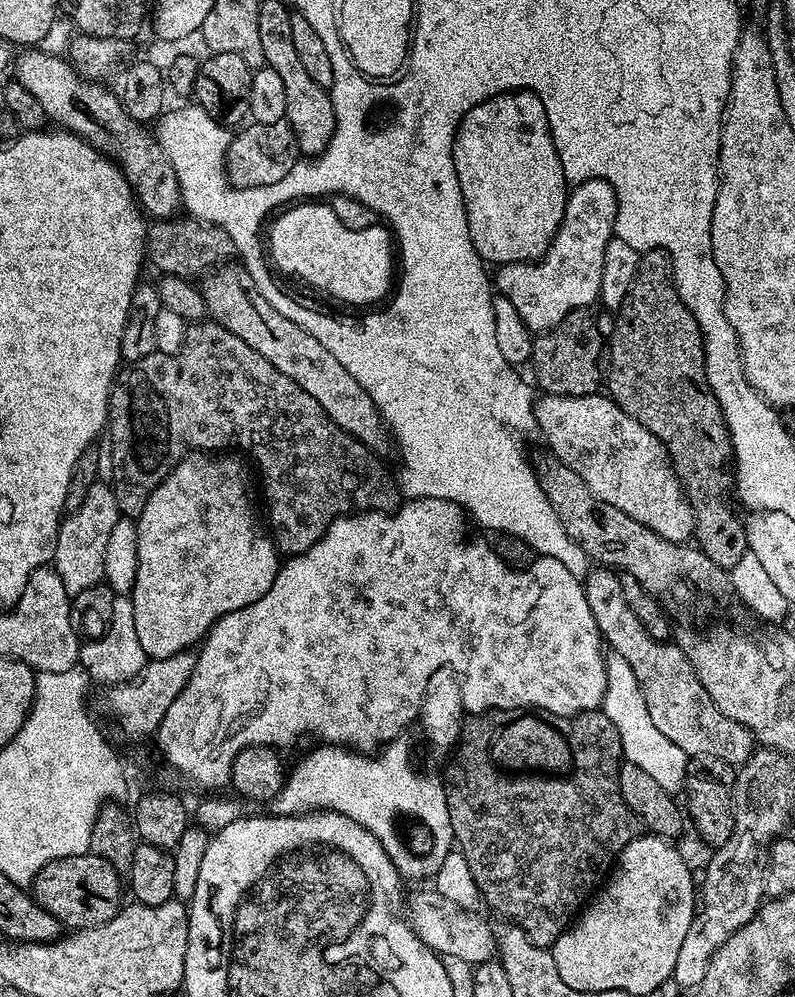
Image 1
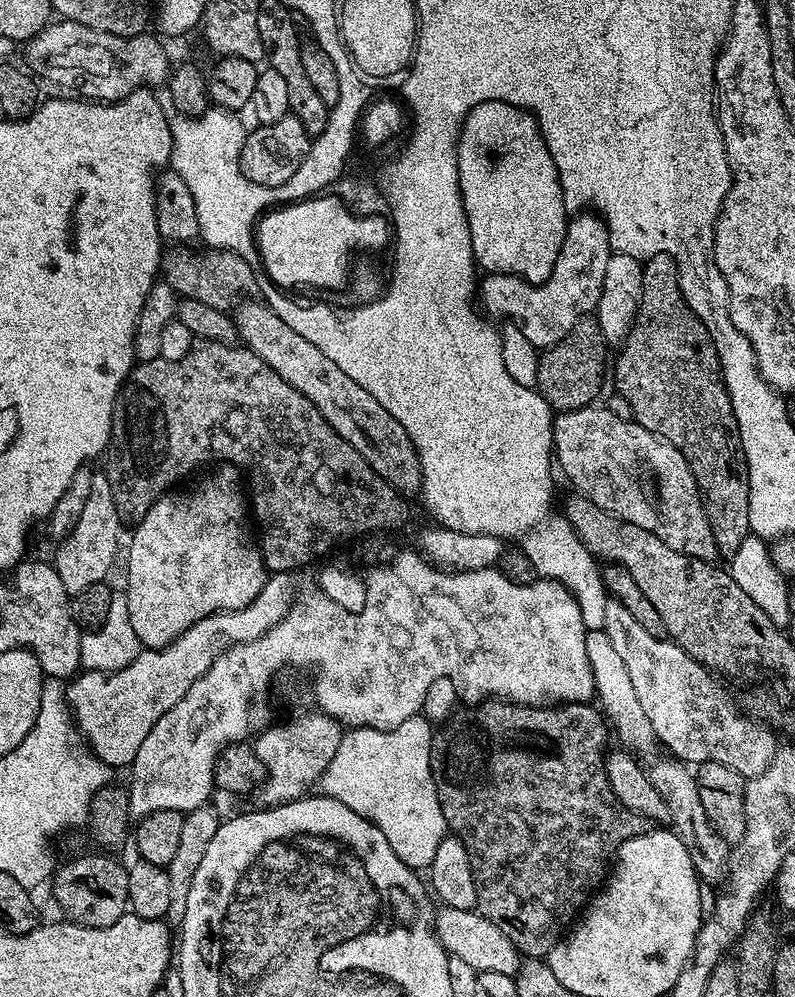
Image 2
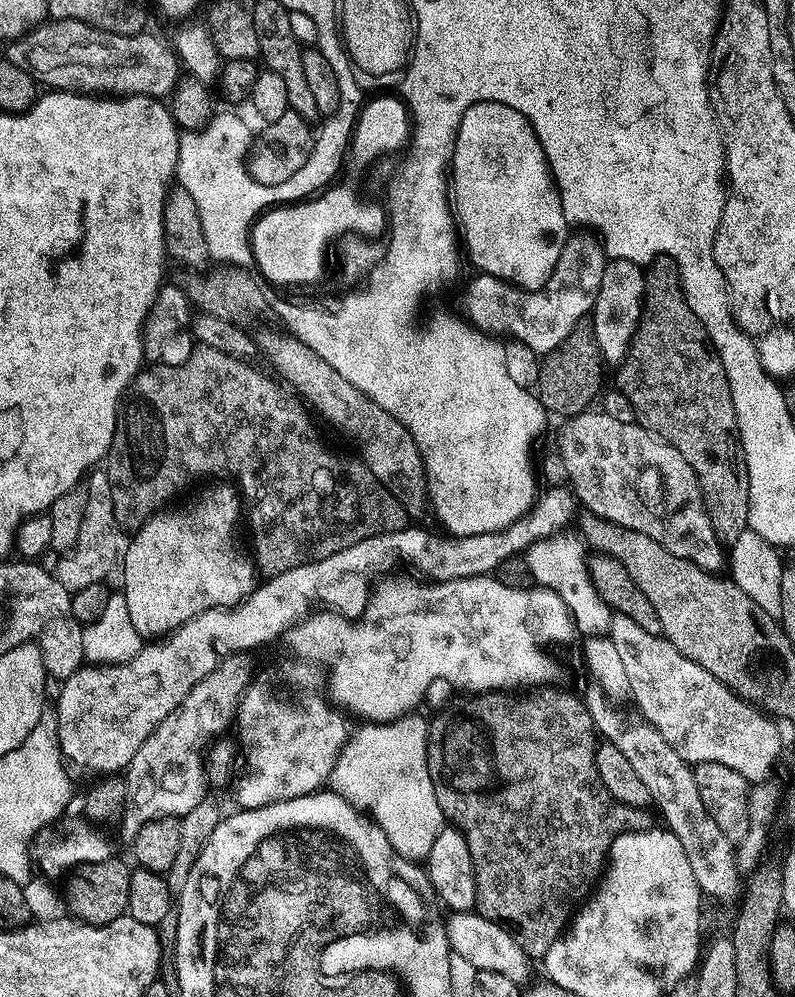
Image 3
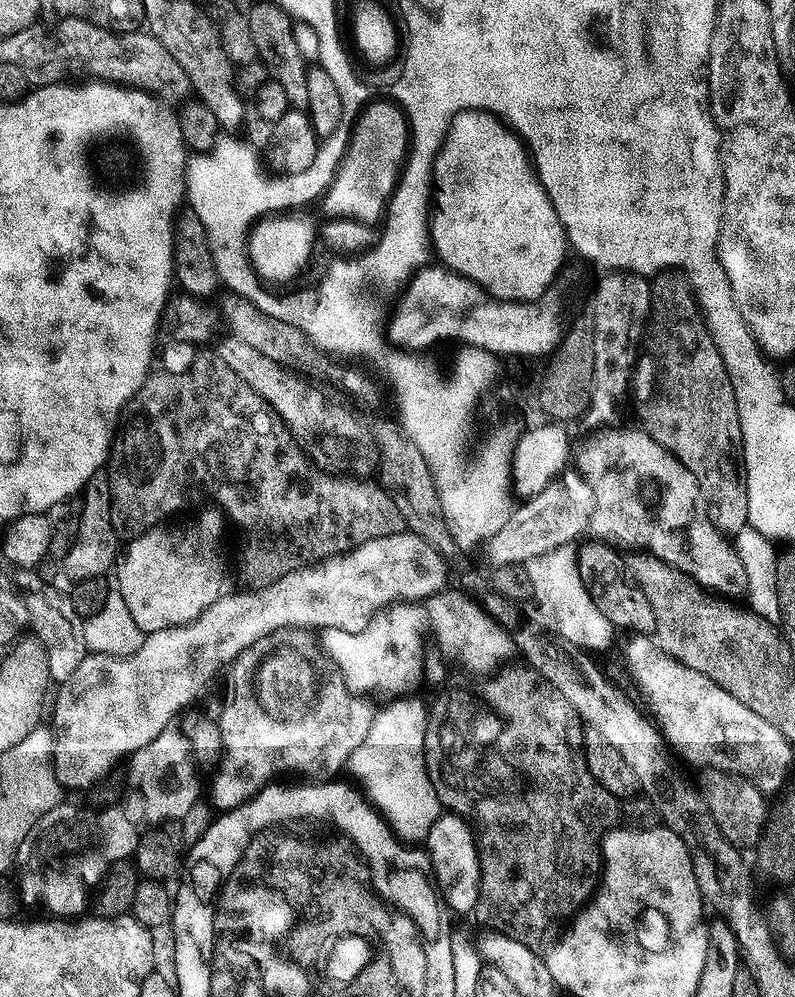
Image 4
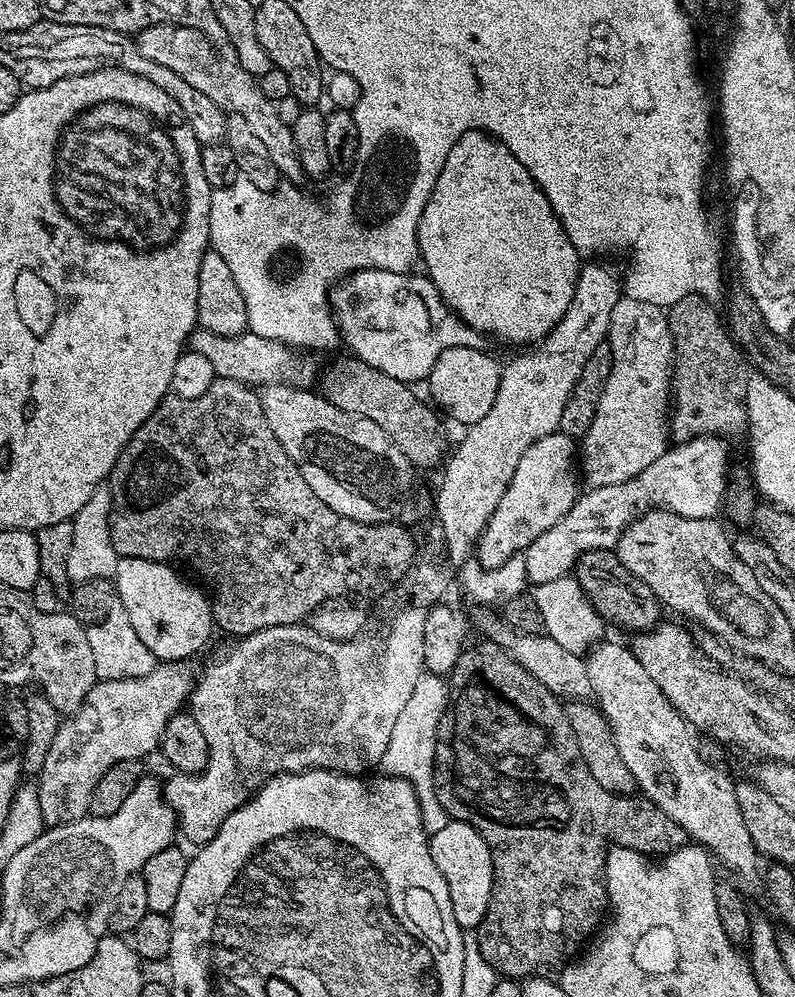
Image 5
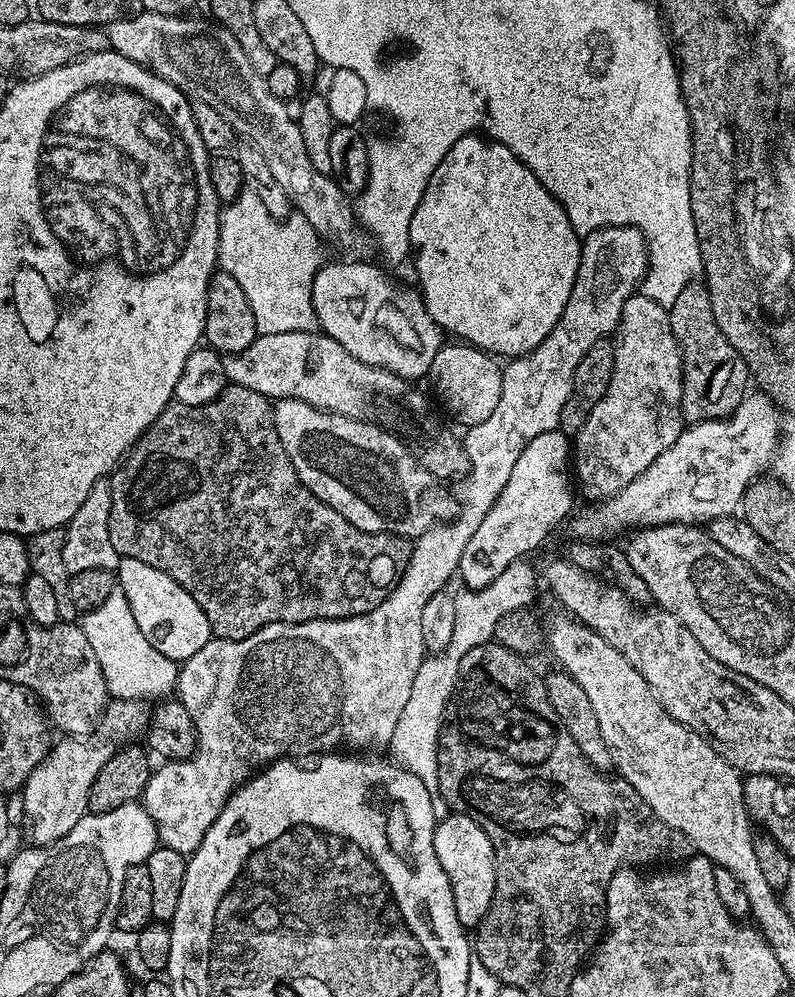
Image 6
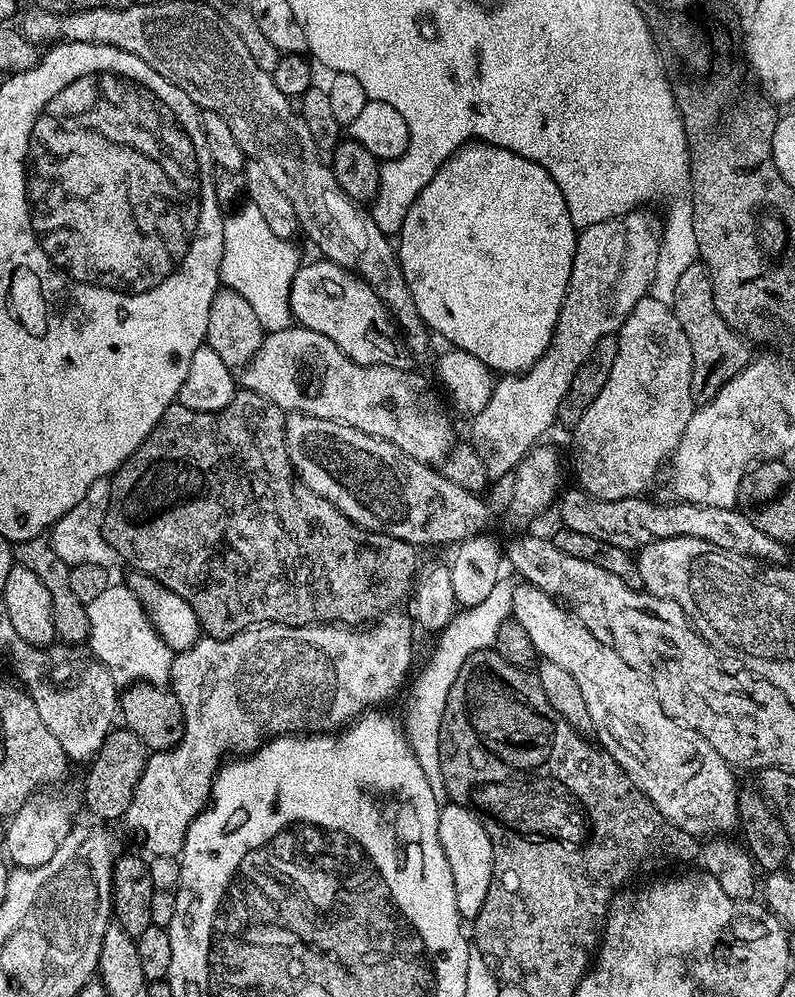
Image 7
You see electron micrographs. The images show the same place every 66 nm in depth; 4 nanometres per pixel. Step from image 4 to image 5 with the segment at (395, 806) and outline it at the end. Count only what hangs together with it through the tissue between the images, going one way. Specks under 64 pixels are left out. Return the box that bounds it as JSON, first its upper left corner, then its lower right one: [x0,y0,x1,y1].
[382,676,450,833]

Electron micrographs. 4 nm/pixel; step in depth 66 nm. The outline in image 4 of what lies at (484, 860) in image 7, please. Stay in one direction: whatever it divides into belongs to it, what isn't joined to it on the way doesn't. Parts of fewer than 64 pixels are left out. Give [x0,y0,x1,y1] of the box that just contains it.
[426,815,482,913]

